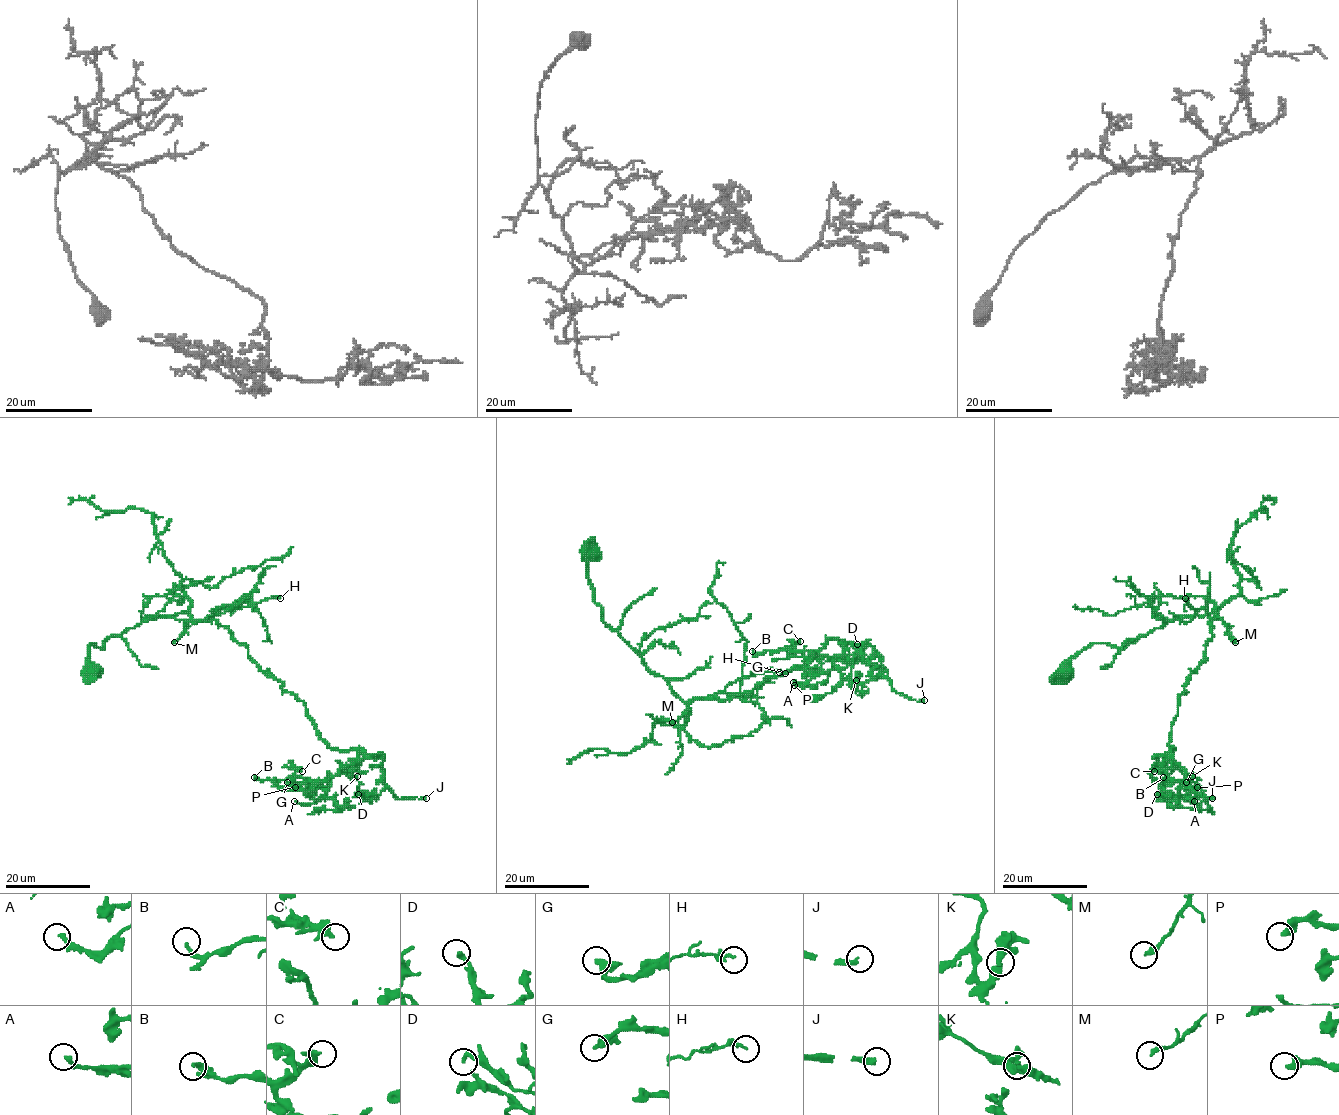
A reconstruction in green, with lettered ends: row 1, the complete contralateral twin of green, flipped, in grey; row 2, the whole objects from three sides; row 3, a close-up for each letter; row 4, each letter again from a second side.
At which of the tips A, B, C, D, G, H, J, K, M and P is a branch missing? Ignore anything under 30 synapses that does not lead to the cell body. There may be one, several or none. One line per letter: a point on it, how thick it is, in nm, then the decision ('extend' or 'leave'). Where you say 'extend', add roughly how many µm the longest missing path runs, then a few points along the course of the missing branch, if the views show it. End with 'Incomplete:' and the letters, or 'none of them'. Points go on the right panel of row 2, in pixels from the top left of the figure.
A: (1194, 801) | 220 nm | leave
B: (1163, 777) | 220 nm | leave
C: (1154, 771) | 340 nm | leave
D: (1157, 794) | 240 nm | leave
G: (1186, 782) | 200 nm | leave
H: (1185, 598) | 170 nm | leave
J: (1212, 798) | 240 nm | extend | 80 µm | (1212, 798), (1180, 792), (1133, 808), (1142, 827), (1160, 816), (1158, 775), (1145, 767), (1153, 752)
K: (1192, 776) | 320 nm | leave
M: (1235, 642) | 280 nm | leave
P: (1197, 787) | 360 nm | leave
Incomplete: J

